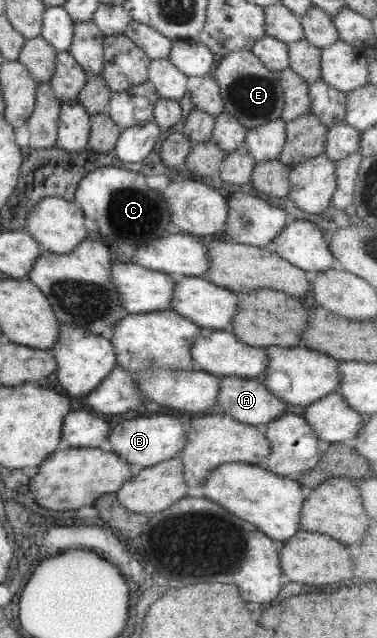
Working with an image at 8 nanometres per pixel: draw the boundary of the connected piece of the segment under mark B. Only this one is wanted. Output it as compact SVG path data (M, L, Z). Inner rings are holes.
M166 415L138 417L138 419L124 420L111 427L107 441L111 444L112 452L116 453L122 461L145 468L168 458L177 457L186 444L186 432L175 417L166 417Z

